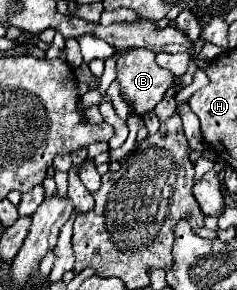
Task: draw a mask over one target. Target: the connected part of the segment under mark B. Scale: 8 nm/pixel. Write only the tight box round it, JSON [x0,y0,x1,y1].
[118,48,174,116]

